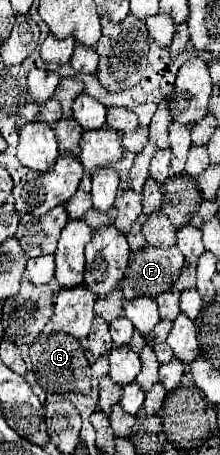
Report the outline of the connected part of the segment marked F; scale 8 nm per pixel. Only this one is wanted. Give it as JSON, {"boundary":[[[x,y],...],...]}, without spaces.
{"boundary":[[[145,247],[133,253],[125,277],[121,281],[125,301],[137,297],[155,299],[157,295],[167,293],[179,279],[181,269],[183,269],[183,253],[177,247],[171,247],[167,251]]]}

